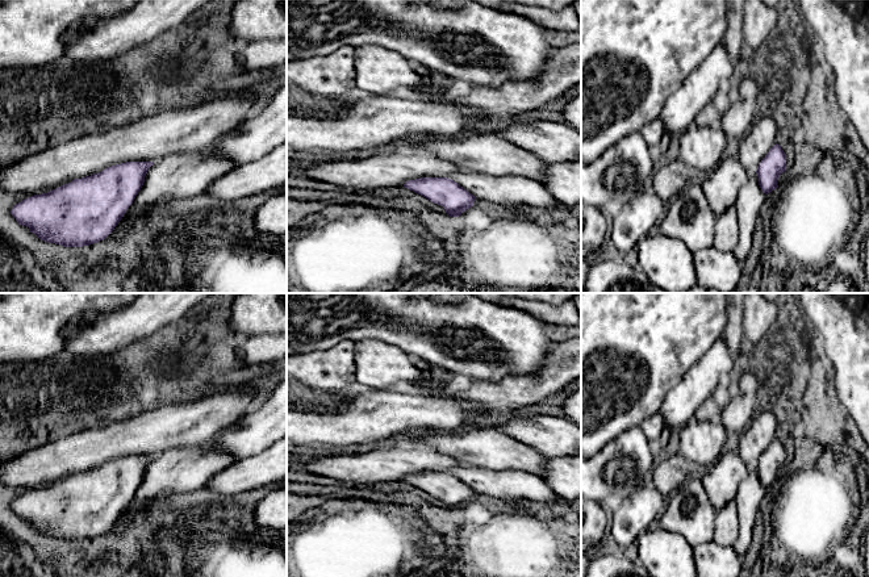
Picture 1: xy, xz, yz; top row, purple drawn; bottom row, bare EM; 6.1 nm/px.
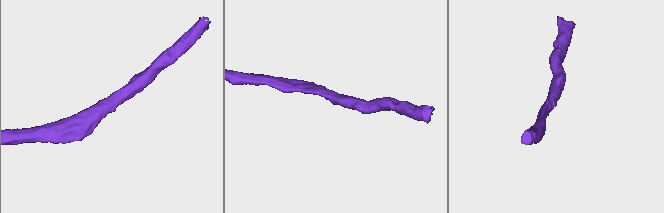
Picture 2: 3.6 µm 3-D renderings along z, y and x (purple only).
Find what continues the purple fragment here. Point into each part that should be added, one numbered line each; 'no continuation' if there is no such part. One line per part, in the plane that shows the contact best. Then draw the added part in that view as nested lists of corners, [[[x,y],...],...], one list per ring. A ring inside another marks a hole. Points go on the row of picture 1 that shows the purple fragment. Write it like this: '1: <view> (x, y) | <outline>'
1: xy (226, 125) | [[[287,84],[268,105],[255,113],[252,92],[229,93],[205,99],[192,108],[176,108],[138,118],[105,133],[85,133],[64,143],[0,168],[0,189],[25,198],[47,193],[67,180],[99,173],[126,162],[158,162],[170,155],[209,150],[237,166],[258,160],[287,142]],[[252,91],[254,92],[254,91]]]

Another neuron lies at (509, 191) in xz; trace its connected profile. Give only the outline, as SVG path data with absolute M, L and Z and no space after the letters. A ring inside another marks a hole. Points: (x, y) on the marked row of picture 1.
M460 170L450 179L475 197L507 208L518 209L523 205L551 208L561 205L550 195L542 183L523 176L496 176Z

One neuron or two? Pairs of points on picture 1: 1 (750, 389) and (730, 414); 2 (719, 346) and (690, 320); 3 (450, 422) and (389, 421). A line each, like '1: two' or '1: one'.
1: one
2: two
3: one

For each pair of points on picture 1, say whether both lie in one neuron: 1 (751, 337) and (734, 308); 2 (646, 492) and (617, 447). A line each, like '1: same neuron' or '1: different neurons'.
1: different neurons
2: different neurons

